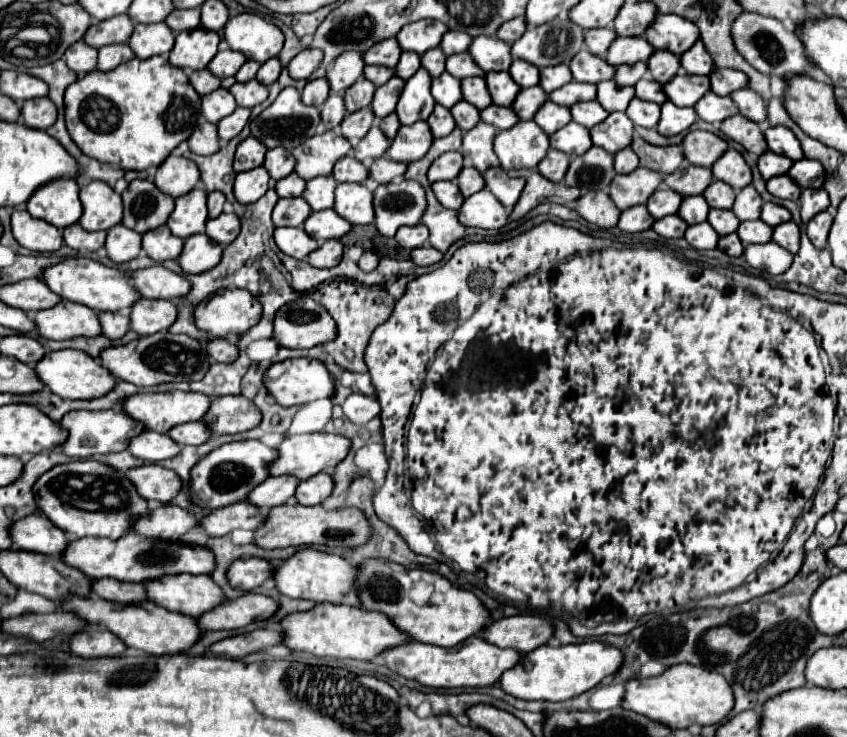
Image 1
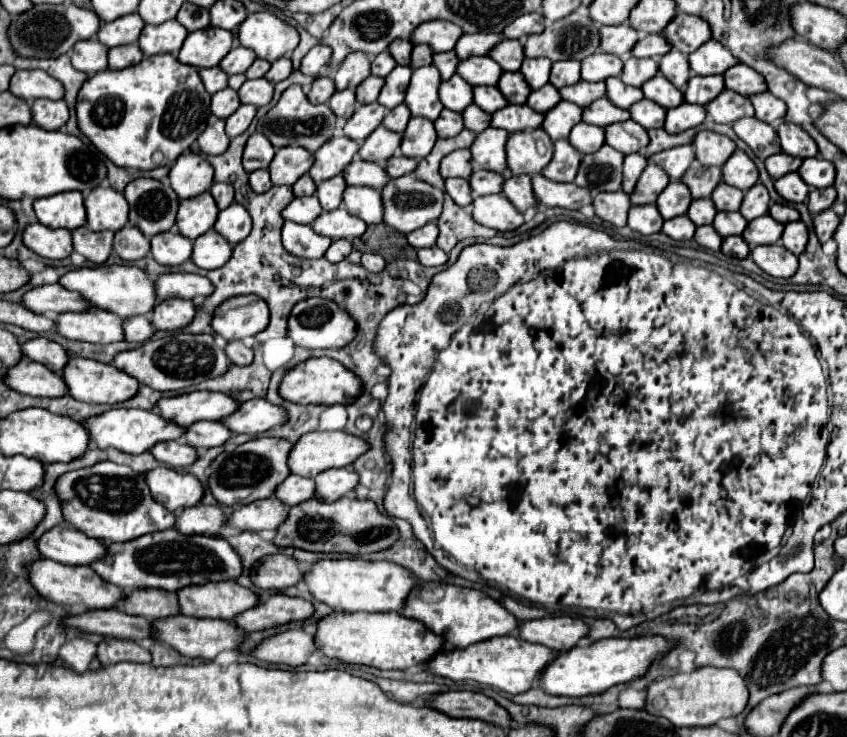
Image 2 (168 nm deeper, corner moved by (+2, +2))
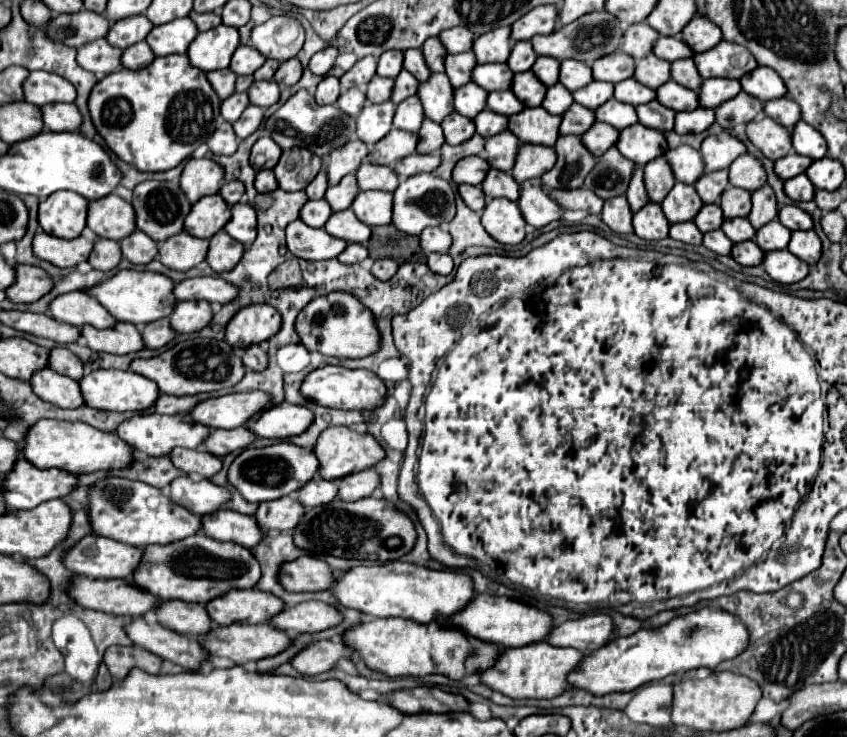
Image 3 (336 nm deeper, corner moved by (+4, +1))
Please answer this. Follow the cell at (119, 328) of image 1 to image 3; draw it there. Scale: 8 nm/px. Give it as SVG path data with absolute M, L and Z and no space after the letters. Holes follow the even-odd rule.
M161 319L161 321L153 321L153 325L145 325L143 327L143 337L149 349L161 349L167 343L171 343L175 339L175 329L169 325L169 319Z

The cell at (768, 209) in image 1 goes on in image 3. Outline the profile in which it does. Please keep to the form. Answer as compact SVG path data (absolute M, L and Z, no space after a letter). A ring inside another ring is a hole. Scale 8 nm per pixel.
M785 205L779 211L779 221L791 229L791 231L799 231L799 229L813 229L813 219L807 211L799 209L797 205Z

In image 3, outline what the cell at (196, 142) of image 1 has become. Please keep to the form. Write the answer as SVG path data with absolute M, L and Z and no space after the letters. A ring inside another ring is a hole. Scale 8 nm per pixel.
M221 123L217 127L217 133L213 133L213 137L209 137L207 145L215 155L233 155L239 147L239 139L233 131L233 125L231 123Z

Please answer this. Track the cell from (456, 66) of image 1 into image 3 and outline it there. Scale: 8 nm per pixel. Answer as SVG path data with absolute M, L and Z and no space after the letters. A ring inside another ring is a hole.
M477 65L477 69L473 69L473 81L477 85L481 85L485 91L501 91L501 89L511 89L513 83L513 71L507 65Z

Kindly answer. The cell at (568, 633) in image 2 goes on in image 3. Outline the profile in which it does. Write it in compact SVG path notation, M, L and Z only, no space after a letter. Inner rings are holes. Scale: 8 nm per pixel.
M595 613L557 625L549 635L549 643L557 647L573 647L589 655L595 649L603 647L613 635L615 635L615 623L611 615Z

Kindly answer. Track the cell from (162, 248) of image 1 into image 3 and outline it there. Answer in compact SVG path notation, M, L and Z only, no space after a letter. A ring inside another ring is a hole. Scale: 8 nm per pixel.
M179 233L177 237L171 237L169 241L159 243L159 261L175 271L189 271L201 261L205 261L209 249L207 239L191 237L189 233Z

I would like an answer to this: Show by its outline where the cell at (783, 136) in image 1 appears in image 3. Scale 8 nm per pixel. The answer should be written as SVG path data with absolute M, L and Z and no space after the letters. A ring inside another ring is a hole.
M801 121L795 129L793 129L793 149L799 155L807 155L813 159L821 159L827 155L827 141L821 133L817 133L815 127L807 125L805 121Z

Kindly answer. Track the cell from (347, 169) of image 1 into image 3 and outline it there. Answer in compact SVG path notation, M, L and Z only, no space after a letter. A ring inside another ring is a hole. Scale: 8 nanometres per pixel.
M363 163L357 171L357 181L361 189L381 189L381 191L395 191L399 185L399 177L393 167Z

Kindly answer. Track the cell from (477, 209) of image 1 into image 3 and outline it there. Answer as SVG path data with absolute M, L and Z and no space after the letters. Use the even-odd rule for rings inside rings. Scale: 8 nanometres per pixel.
M489 199L481 219L485 231L503 245L517 245L525 239L525 219L521 209L513 201L505 199Z

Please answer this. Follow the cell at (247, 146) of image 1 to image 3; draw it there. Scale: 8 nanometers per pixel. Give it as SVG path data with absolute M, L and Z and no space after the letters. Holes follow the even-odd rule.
M261 137L251 151L251 165L255 171L273 169L281 157L281 147L271 137Z

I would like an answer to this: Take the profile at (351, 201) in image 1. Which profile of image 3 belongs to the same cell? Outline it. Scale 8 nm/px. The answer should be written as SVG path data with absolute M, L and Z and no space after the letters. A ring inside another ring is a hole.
M361 191L351 209L357 219L369 227L389 225L393 219L393 193L387 191Z

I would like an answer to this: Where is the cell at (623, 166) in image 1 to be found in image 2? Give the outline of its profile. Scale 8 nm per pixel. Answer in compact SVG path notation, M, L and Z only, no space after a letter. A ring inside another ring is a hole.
M643 154L625 156L625 162L623 162L623 190L627 194L631 194L631 188L635 186L635 180L641 176L645 166L647 166L647 160L645 160Z

